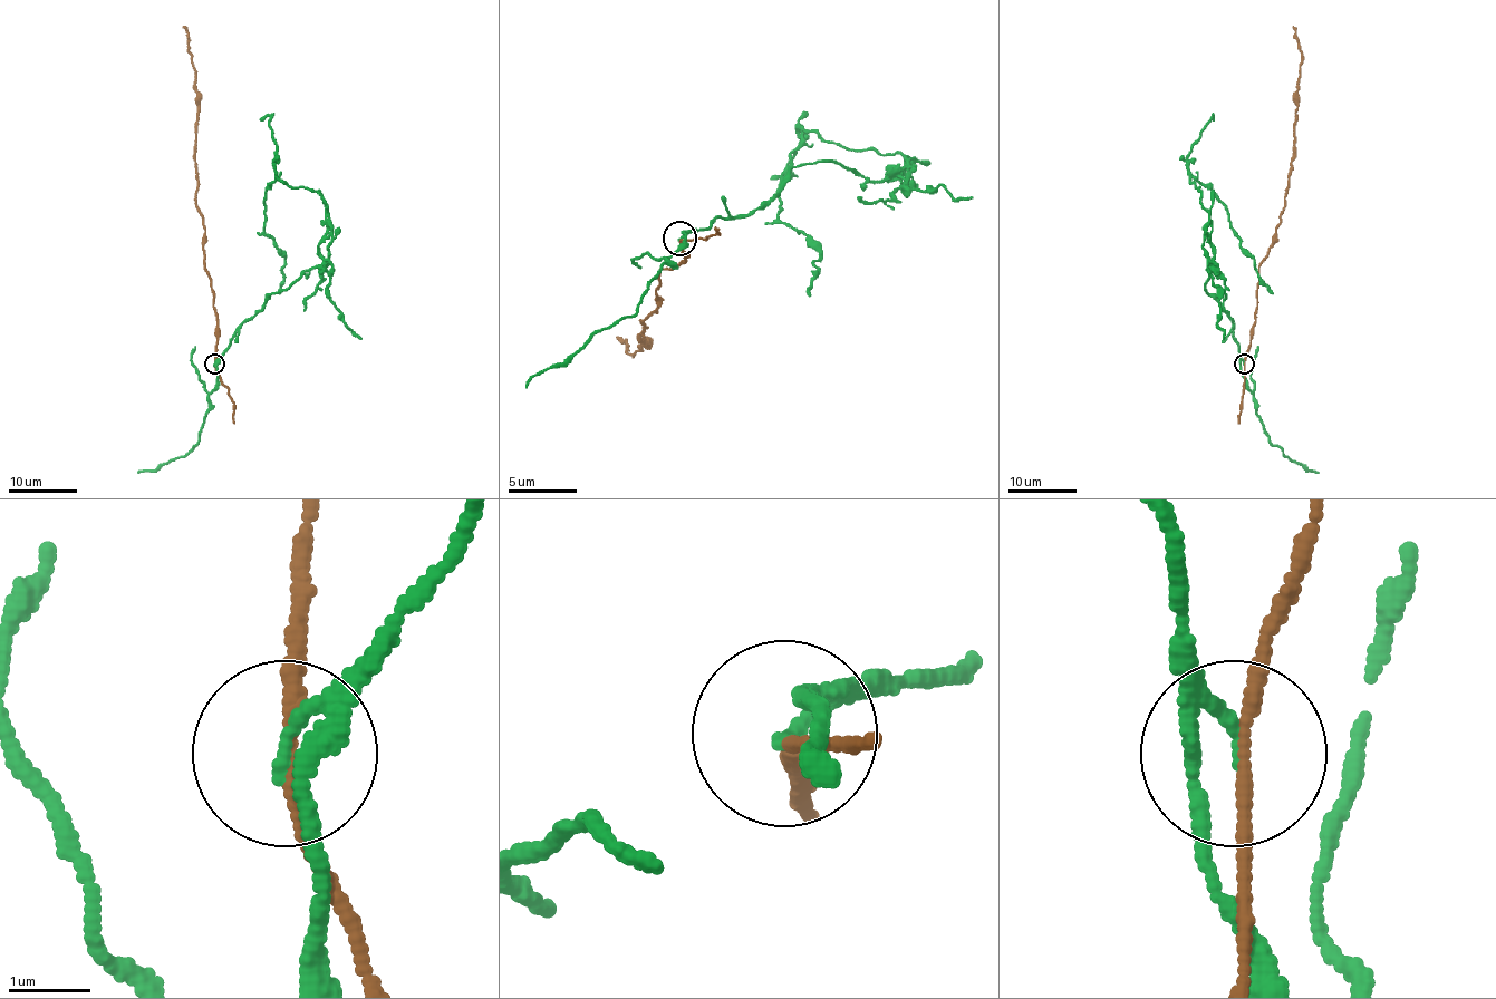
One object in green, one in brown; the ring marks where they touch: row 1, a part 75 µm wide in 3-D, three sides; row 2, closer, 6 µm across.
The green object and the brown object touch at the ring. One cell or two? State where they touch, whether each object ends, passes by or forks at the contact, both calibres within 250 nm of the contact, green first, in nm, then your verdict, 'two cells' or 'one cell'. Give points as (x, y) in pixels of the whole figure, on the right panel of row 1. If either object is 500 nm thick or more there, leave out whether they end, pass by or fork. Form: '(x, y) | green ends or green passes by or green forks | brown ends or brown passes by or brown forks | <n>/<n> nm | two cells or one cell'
(1244, 364) | green ends | brown passes by | 170/160 nm | two cells

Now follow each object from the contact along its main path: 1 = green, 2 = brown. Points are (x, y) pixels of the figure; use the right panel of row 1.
1: (1243, 364), (1233, 319), (1206, 291), (1214, 269), (1213, 226), (1192, 176), (1223, 204), (1239, 246), (1272, 294)
2: (1245, 364), (1255, 314), (1258, 265), (1281, 222), (1294, 156), (1301, 52), (1292, 27)

